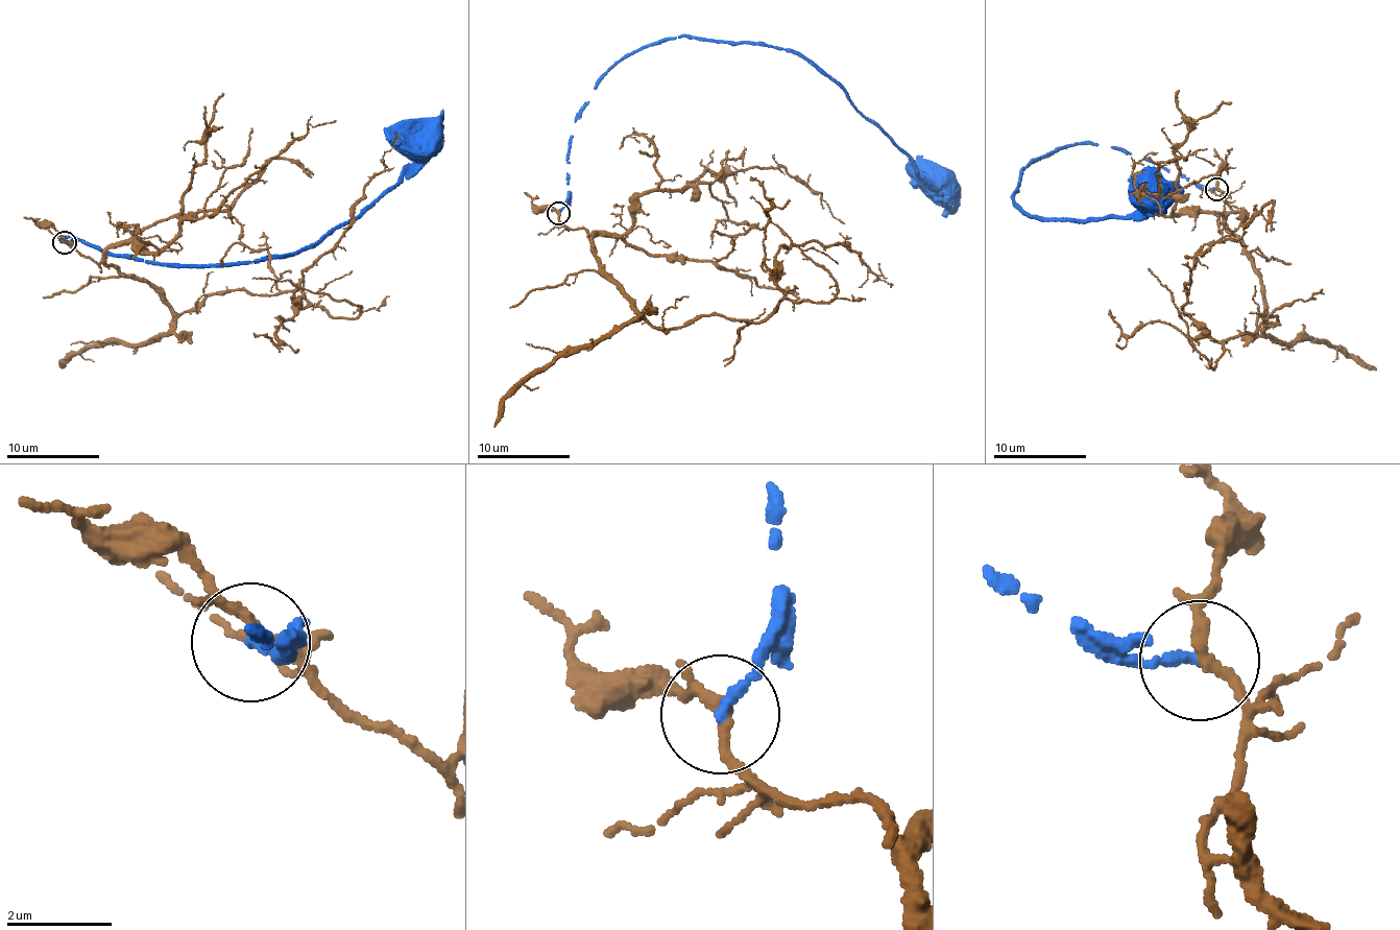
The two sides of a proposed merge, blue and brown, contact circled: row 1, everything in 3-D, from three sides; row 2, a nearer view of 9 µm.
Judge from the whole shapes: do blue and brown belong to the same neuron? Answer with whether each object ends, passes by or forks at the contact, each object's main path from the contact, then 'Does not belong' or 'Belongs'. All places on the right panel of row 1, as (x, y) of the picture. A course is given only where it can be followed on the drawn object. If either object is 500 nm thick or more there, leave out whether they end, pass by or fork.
At the ring blue ends. At the ring brown passes by. Course of blue: (1217, 190), (1090, 143), (1041, 156), (1012, 199), (1040, 220), (1077, 222), (1132, 217), (1148, 212), (1150, 195). Course of brown: (1217, 190), (1277, 322), (1215, 340), (1182, 312), (1185, 283), (1257, 214). Does not belong

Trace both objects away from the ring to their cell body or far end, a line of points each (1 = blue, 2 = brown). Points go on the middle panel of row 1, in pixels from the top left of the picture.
1: (558, 214), (574, 119), (598, 81), (646, 45), (678, 37), (796, 50), (934, 183)
2: (558, 214), (666, 329), (705, 315), (761, 323), (783, 290), (775, 257), (791, 245), (847, 243), (890, 286)

